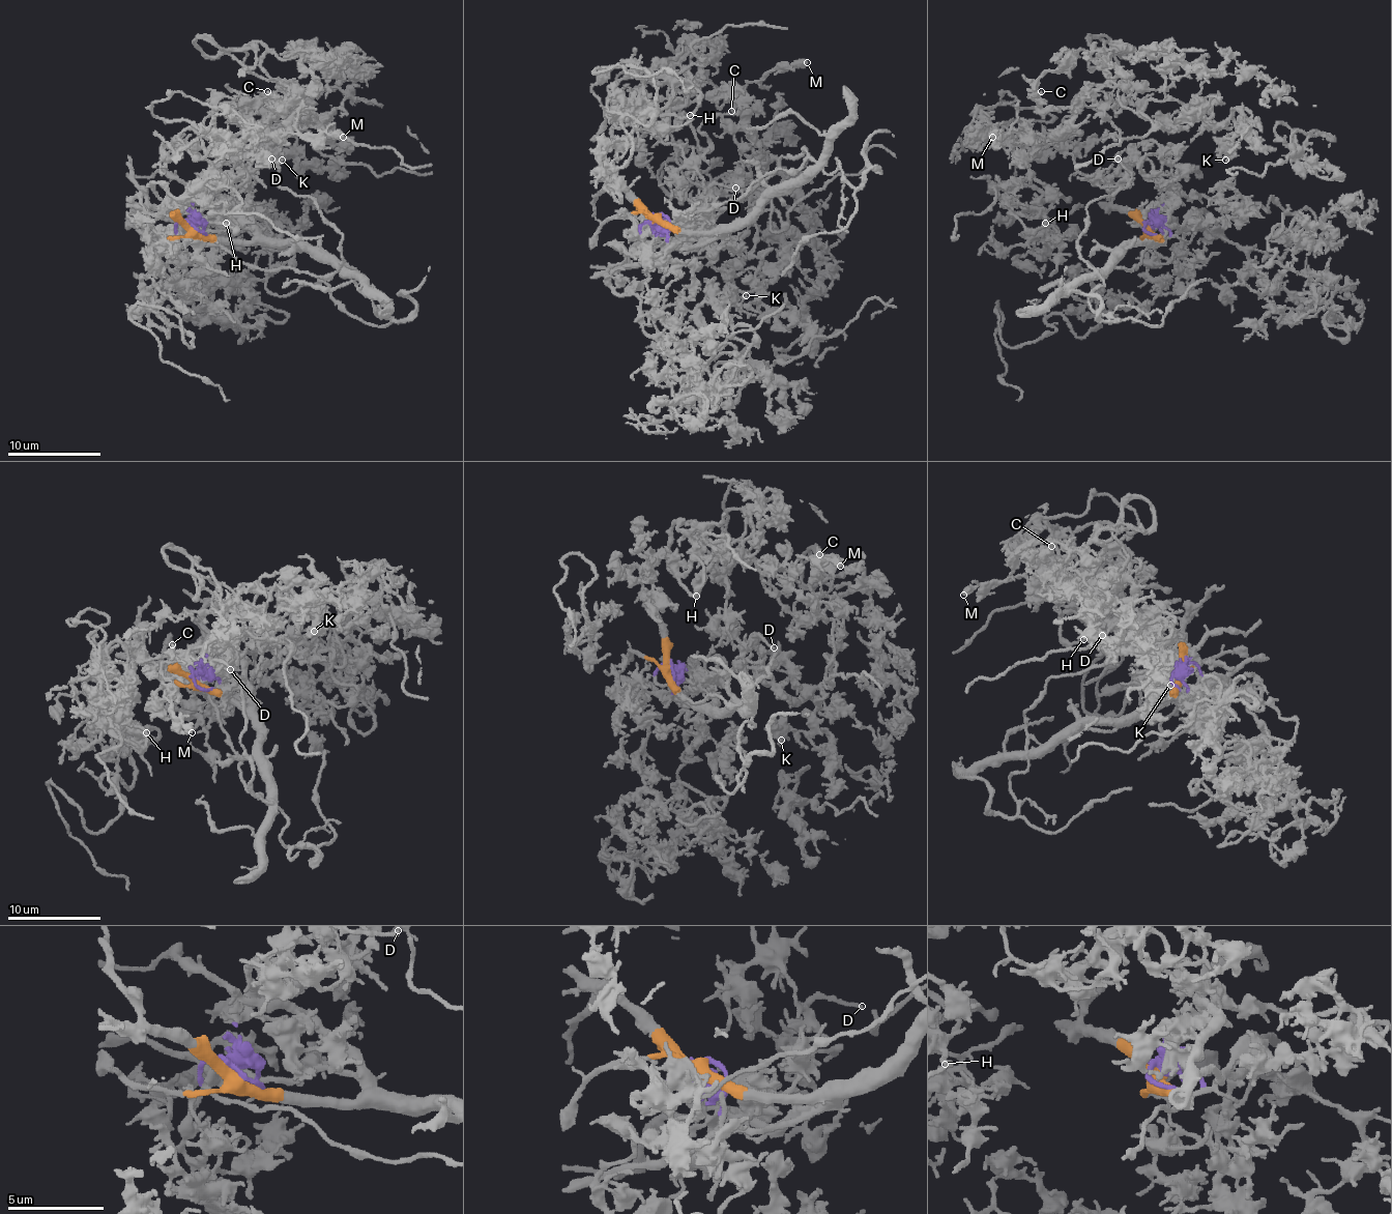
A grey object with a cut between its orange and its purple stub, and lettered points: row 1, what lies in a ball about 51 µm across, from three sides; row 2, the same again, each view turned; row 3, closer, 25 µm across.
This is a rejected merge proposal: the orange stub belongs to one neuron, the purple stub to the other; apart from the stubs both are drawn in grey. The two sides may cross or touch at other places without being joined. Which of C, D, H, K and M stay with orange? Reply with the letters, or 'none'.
none

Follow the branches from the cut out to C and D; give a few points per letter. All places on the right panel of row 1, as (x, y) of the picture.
C: (1149, 226), (1177, 193), (1158, 146), (1083, 174), (1063, 120), (1121, 102), (1044, 109), (1041, 90)
D: (1149, 226), (1158, 207), (1177, 193), (1160, 177), (1170, 168), (1154, 142), (1132, 144), (1113, 161), (1119, 159)

